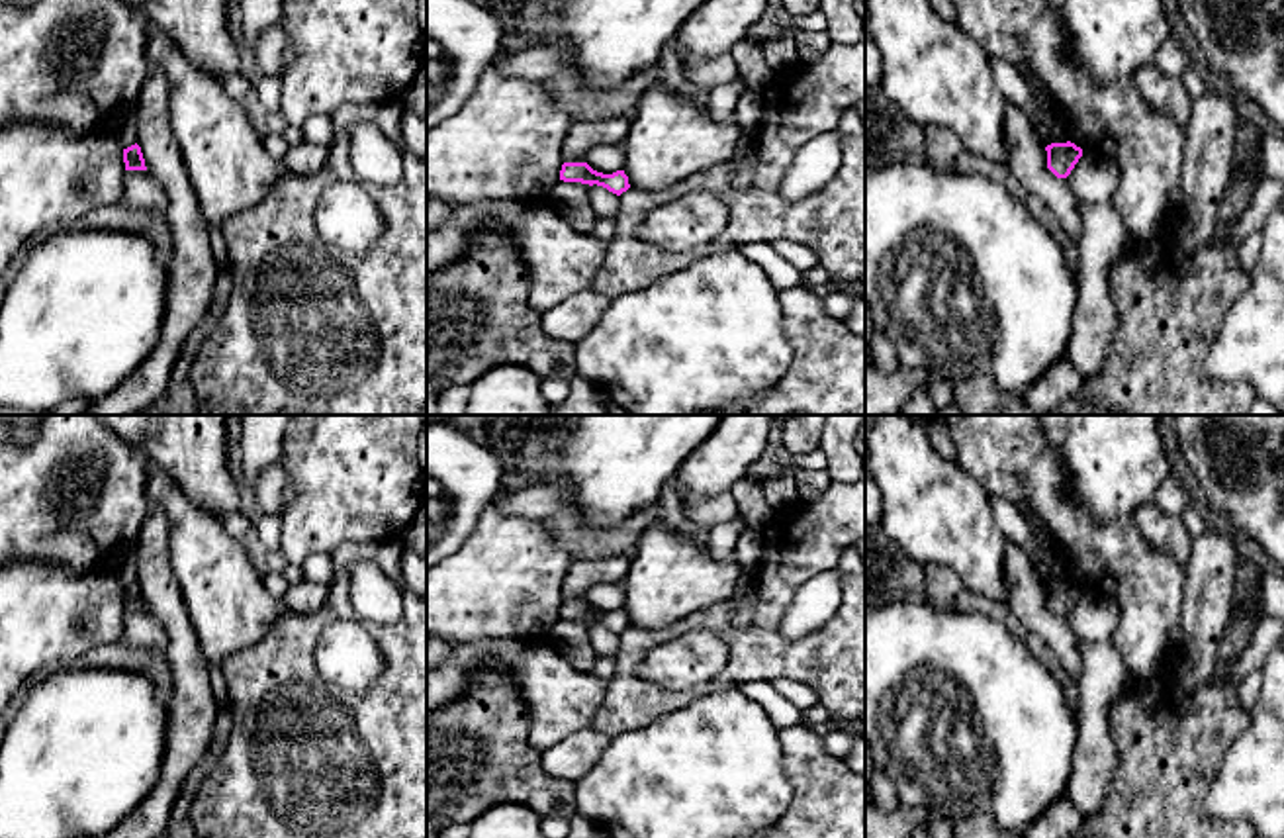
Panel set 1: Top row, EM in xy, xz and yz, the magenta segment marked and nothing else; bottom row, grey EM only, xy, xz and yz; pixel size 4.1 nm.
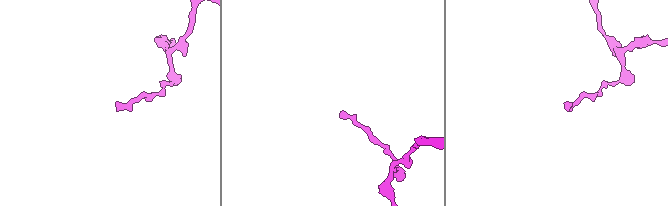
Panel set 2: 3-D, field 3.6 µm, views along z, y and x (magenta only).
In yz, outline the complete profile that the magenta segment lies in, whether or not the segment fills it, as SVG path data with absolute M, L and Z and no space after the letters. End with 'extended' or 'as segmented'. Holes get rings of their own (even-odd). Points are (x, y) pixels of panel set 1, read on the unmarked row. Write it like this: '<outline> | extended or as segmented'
M1051 582L1045 585L1047 589L1047 607L1057 615L1057 617L1067 617L1078 597L1082 595L1082 587L1077 585L1075 582Z | as segmented

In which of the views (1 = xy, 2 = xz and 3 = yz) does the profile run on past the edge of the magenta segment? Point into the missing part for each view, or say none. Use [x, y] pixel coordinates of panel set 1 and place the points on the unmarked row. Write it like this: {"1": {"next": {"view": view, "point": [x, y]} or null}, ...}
{"1": {"next": null}, "2": {"next": null}, "3": {"next": null}}

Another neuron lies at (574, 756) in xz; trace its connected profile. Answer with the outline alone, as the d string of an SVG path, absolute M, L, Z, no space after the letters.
M579 730L552 746L548 752L542 752L542 768L552 775L575 783L589 773L609 742L611 736L601 730Z

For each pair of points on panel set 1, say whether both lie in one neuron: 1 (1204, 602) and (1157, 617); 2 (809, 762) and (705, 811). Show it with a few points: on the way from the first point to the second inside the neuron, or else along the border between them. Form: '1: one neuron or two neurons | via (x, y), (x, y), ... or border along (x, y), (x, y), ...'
1: two neurons | border along (1187, 564), (1181, 627)
2: two neurons | border along (778, 731), (779, 766), (791, 788), (781, 817)

